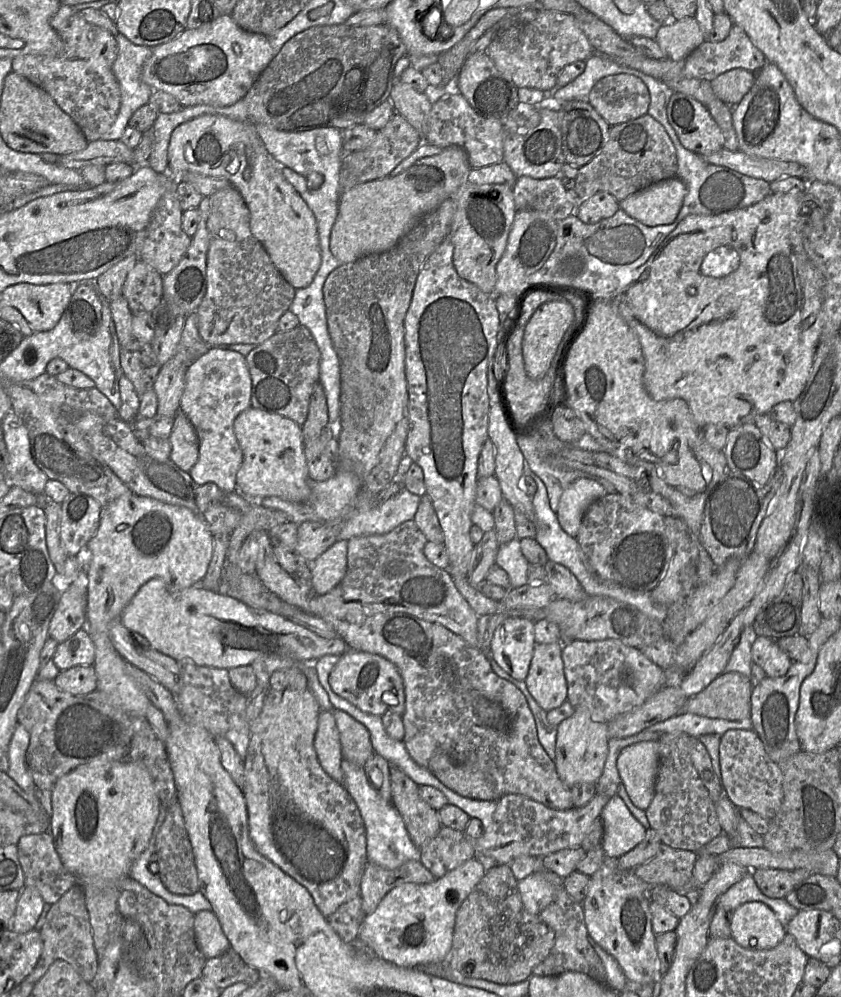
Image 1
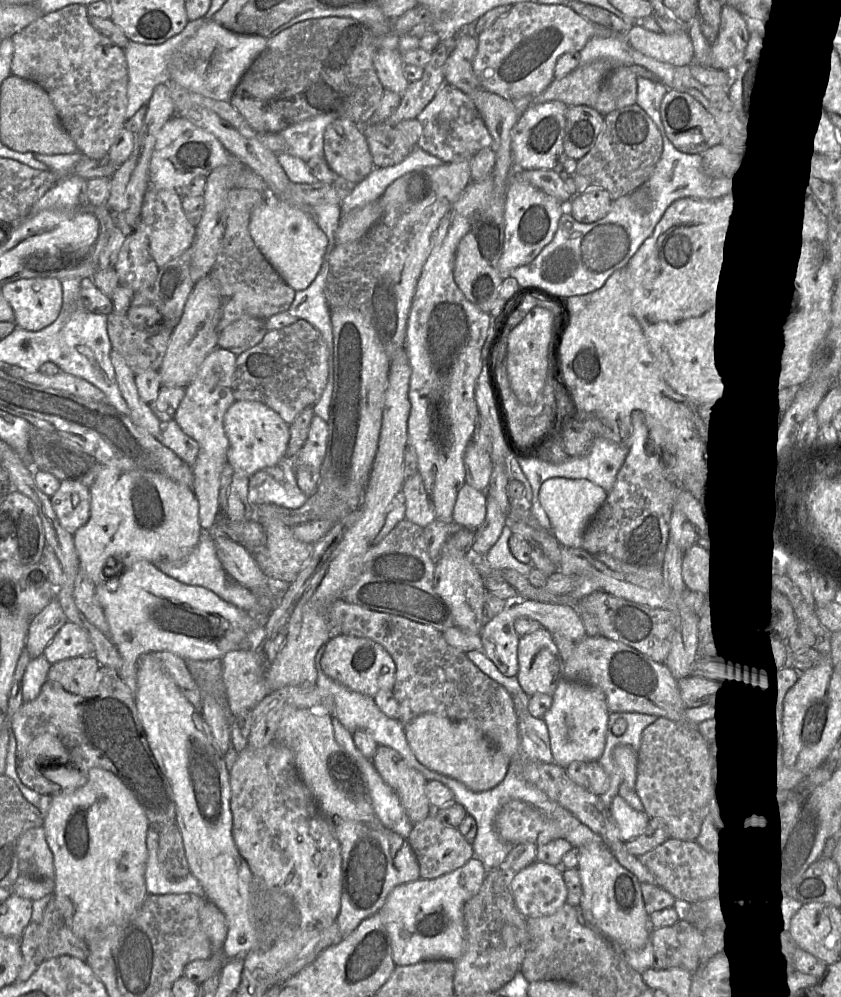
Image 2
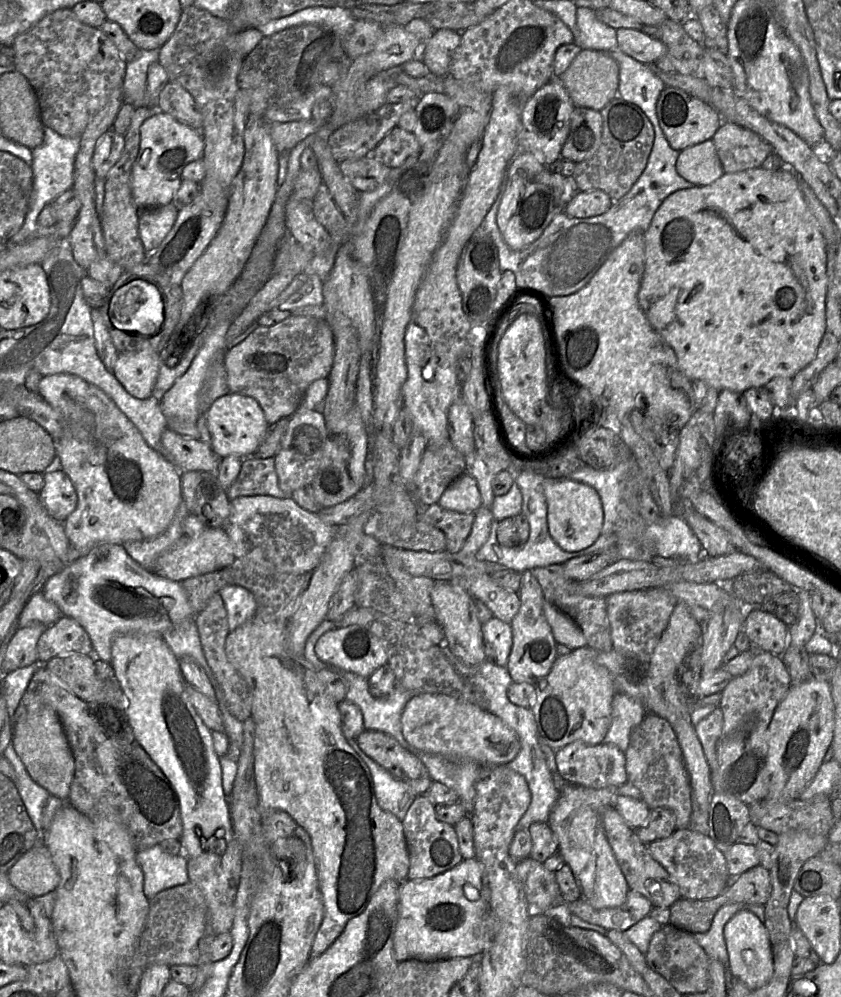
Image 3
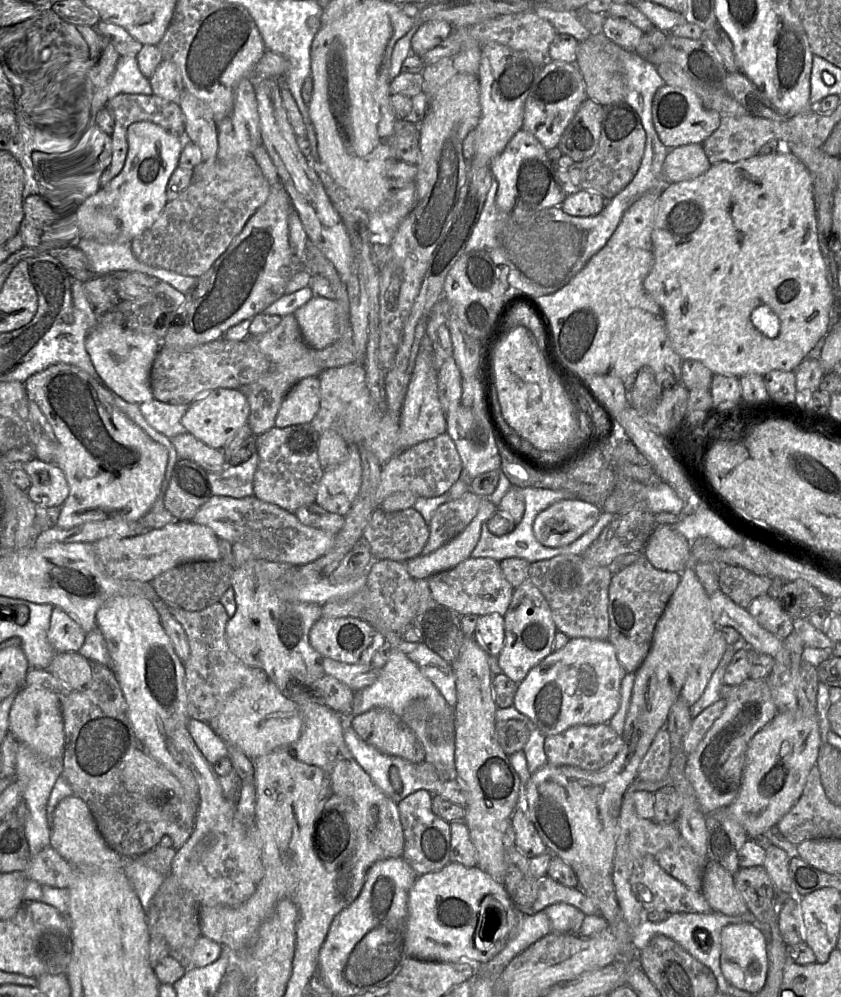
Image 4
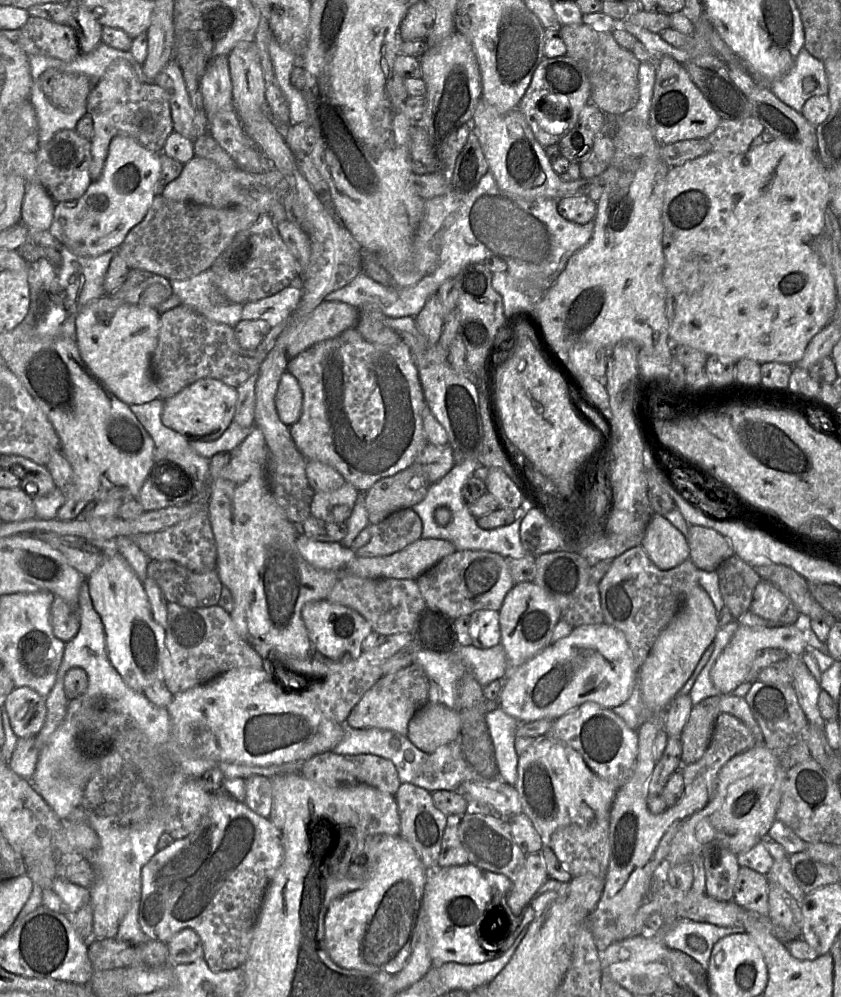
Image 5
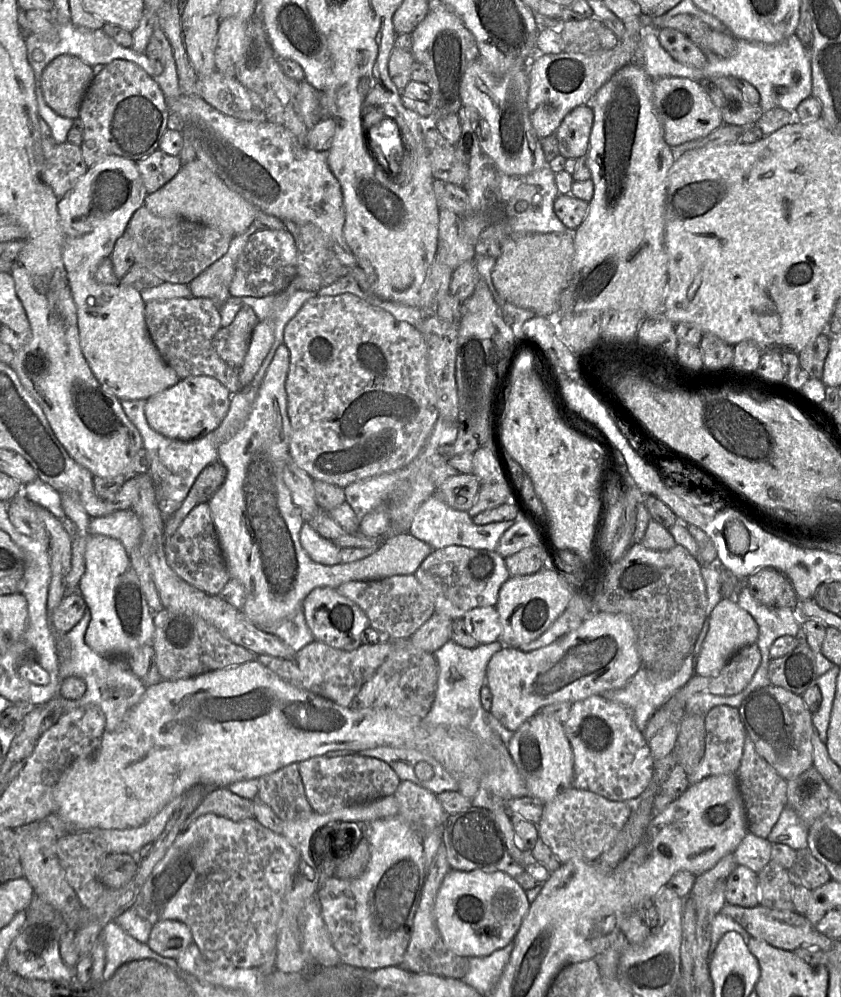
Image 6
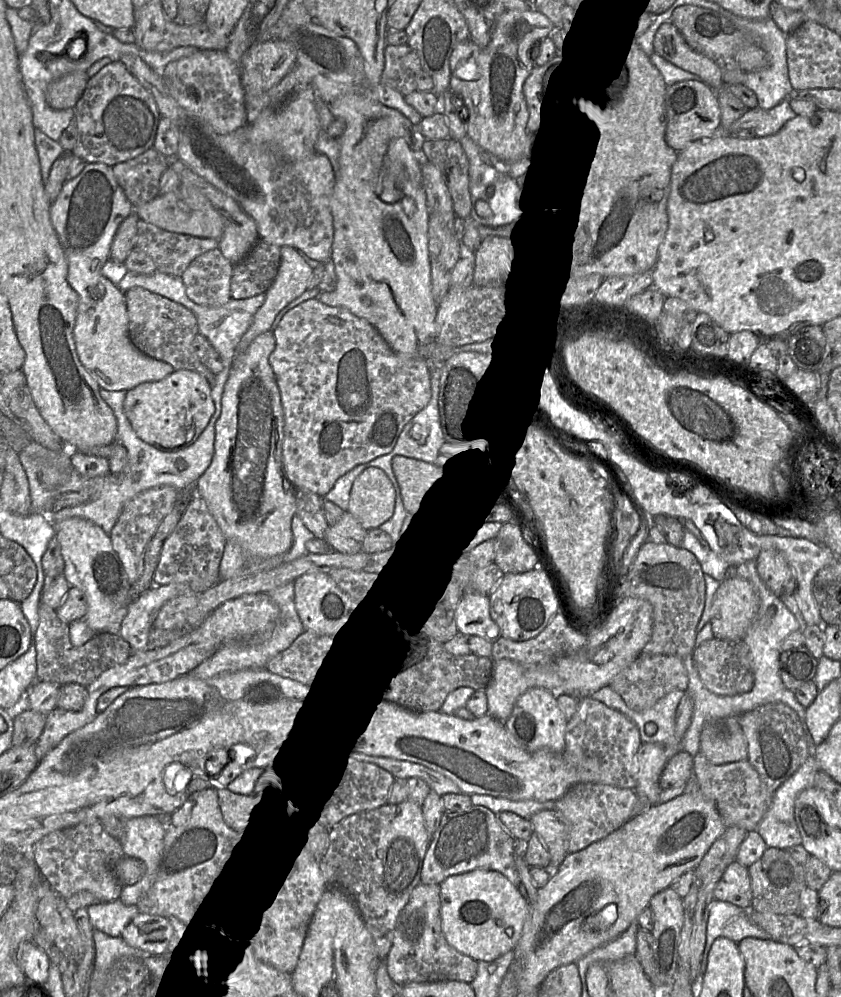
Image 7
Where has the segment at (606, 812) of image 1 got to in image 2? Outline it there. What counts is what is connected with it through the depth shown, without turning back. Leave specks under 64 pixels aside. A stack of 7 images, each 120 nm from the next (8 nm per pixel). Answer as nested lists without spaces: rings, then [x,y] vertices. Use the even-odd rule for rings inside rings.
[[[618,795],[612,800],[609,814],[618,827],[621,839],[625,842],[641,835],[650,819],[644,811],[634,810]]]

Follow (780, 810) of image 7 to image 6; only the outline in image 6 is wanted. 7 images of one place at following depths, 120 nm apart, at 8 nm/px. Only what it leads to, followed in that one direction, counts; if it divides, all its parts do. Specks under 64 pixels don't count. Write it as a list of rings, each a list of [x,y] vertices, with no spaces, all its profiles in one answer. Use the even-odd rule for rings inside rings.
[[[786,806],[769,833],[767,840],[770,843],[787,845],[797,851],[808,847],[807,833],[808,827],[802,819],[791,807]]]

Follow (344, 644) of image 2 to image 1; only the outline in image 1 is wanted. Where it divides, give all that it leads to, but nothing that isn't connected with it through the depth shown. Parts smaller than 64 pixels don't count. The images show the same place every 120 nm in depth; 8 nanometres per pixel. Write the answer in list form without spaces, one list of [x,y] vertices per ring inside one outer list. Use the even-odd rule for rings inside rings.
[[[347,648],[329,675],[329,685],[337,695],[364,712],[377,716],[385,713],[402,715],[404,712],[403,680],[397,667],[380,655]]]

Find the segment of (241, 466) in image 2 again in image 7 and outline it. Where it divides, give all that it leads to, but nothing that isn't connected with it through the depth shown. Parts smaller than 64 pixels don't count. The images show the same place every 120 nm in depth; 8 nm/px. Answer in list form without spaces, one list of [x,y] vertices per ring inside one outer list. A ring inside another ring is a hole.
[[[175,370],[166,378],[139,384],[126,392],[124,413],[136,435],[163,450],[179,450],[194,443],[215,412],[210,382],[193,370]]]

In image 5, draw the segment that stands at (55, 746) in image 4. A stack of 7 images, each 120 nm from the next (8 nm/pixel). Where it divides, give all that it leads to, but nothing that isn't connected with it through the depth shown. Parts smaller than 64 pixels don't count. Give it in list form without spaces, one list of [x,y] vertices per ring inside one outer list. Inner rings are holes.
[[[29,687],[15,688],[3,707],[18,738],[36,737],[45,724],[46,698]]]

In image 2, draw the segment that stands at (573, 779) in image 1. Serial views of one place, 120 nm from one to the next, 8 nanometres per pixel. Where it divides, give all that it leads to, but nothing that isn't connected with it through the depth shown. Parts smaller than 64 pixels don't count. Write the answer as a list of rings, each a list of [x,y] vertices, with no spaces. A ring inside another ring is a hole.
[[[561,679],[552,696],[552,704],[544,714],[549,737],[553,762],[563,768],[573,761],[599,761],[603,754],[609,719],[609,709],[605,695],[597,688],[578,682]]]

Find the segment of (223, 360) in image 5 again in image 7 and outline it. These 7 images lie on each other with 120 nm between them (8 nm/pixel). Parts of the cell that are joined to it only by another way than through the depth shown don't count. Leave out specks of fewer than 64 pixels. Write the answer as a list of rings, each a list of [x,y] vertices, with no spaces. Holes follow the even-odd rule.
[[[142,288],[125,292],[129,318],[129,338],[143,354],[170,364],[175,370],[192,370],[195,364],[203,365],[193,342],[199,334],[195,314],[183,305]]]

